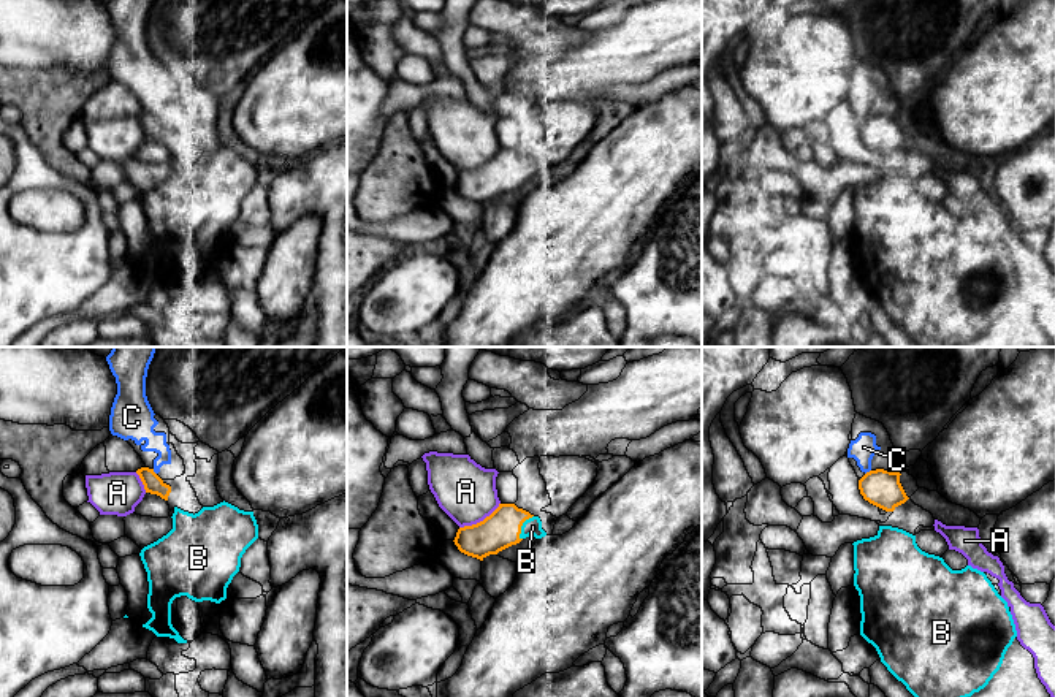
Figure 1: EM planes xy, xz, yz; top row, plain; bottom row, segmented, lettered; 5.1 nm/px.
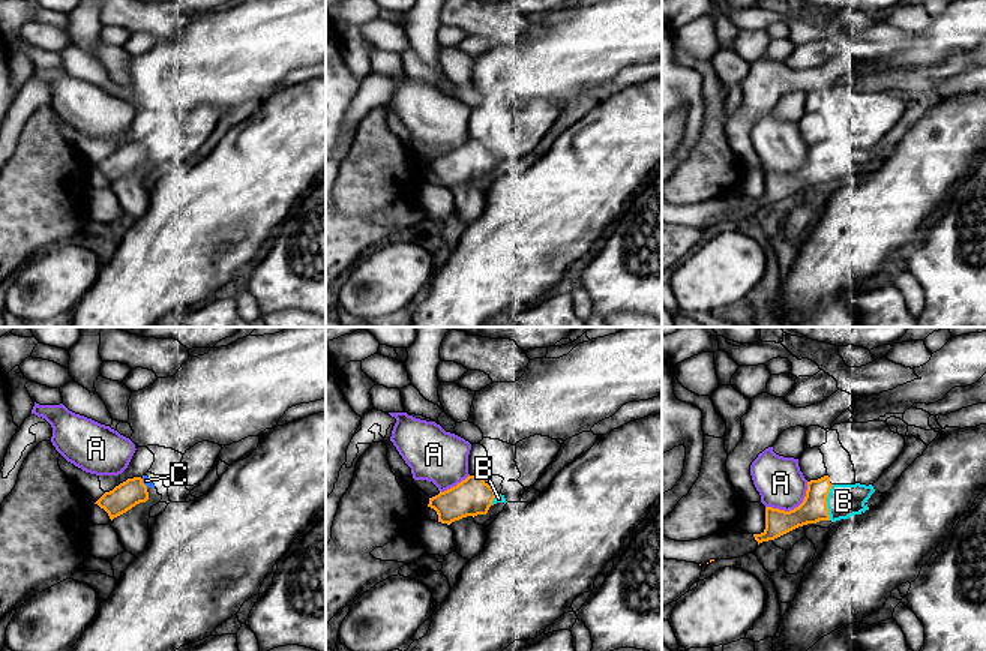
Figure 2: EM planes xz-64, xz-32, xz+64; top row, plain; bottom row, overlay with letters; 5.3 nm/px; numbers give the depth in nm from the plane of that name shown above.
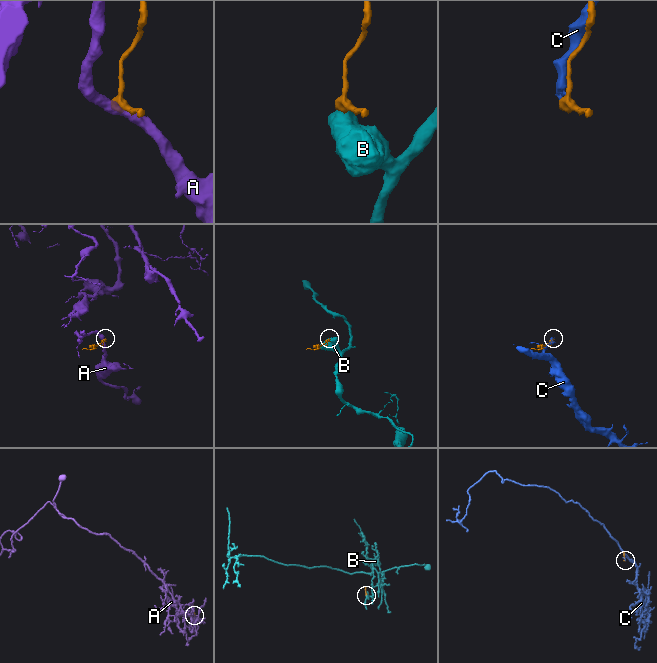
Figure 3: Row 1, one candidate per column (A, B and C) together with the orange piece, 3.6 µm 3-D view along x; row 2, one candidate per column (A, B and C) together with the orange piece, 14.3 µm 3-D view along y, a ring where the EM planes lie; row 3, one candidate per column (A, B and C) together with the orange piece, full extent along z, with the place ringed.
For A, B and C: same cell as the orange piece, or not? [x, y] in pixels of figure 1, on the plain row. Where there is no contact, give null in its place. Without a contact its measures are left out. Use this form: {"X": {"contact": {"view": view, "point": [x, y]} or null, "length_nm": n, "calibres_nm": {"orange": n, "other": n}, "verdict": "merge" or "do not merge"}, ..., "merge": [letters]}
{"A": {"contact": {"view": "xz", "point": [480, 167]}, "length_nm": 240, "calibres_nm": {"orange": 190, "other": 300}, "verdict": "do not merge"}, "B": {"contact": {"view": "xz", "point": [521, 170]}, "length_nm": 140, "calibres_nm": {"orange": 190, "other": 90}, "verdict": "merge"}, "C": {"contact": {"view": "yz", "point": [867, 118]}, "length_nm": 40, "calibres_nm": {"orange": 190, "other": 120}, "verdict": "do not merge"}, "merge": ["B"]}

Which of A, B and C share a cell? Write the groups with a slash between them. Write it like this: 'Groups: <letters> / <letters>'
Groups: A / B / C

